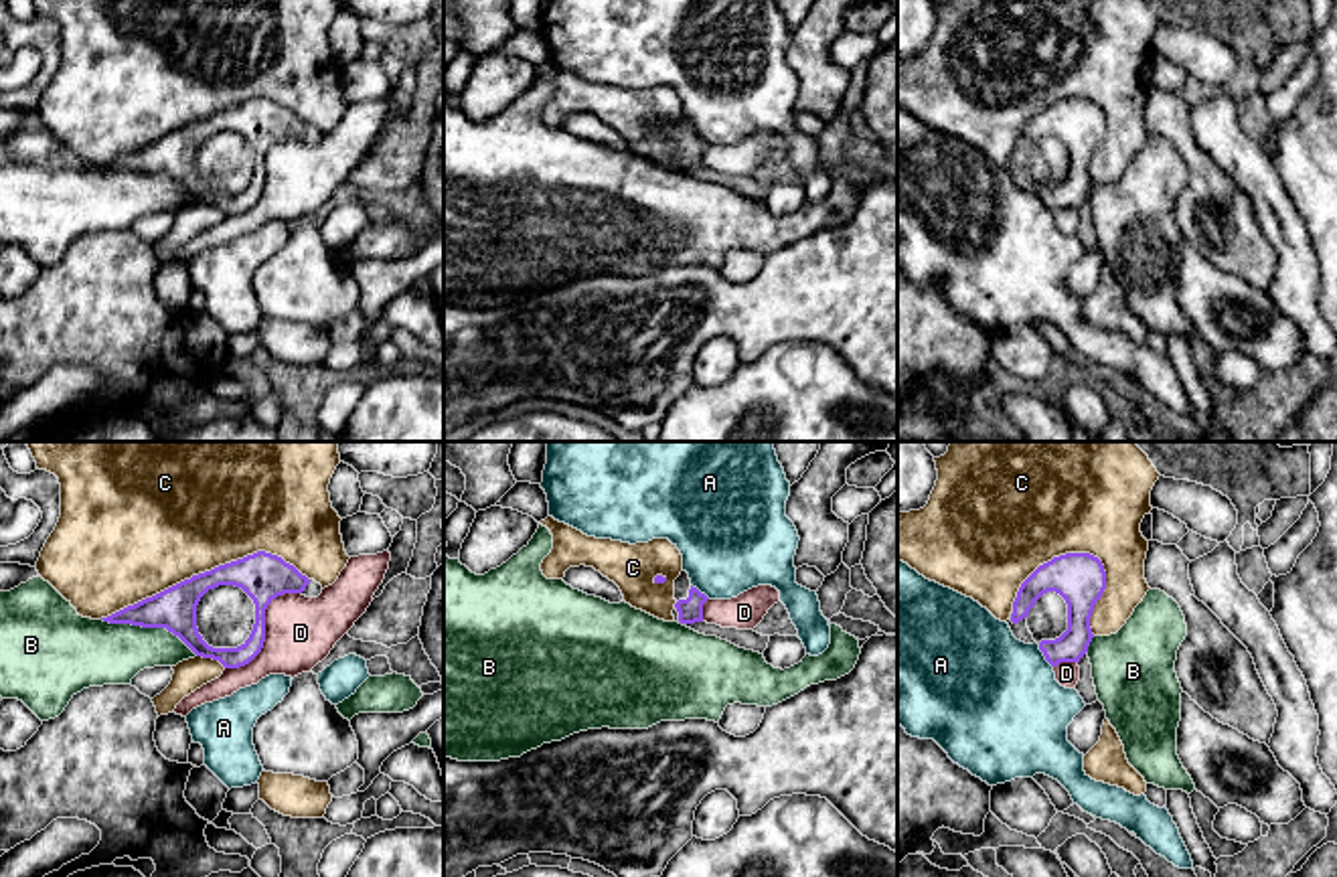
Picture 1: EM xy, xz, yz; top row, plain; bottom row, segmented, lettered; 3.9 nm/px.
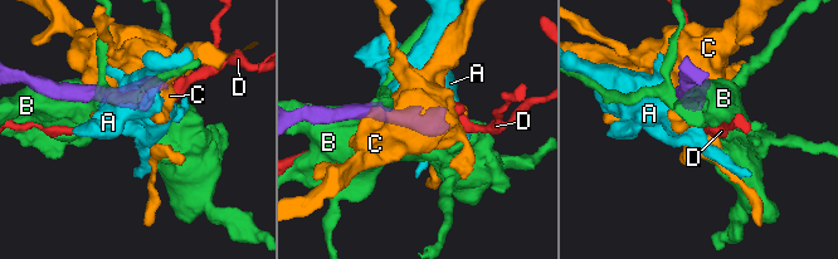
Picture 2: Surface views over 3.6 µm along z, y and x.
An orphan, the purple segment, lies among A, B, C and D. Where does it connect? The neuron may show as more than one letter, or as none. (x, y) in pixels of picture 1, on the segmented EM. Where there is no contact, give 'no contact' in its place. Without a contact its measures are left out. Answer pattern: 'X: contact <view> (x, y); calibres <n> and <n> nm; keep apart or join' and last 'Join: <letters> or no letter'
A: contact yz (1044, 655); calibres 120 and 480 nm; keep apart
B: contact xy (150, 626); calibres 170 and 260 nm; keep apart
C: contact xy (205, 572); calibres 190 and 500 nm; keep apart
D: contact xy (264, 630); calibres 190 and 280 nm; keep apart
Join: no letter

